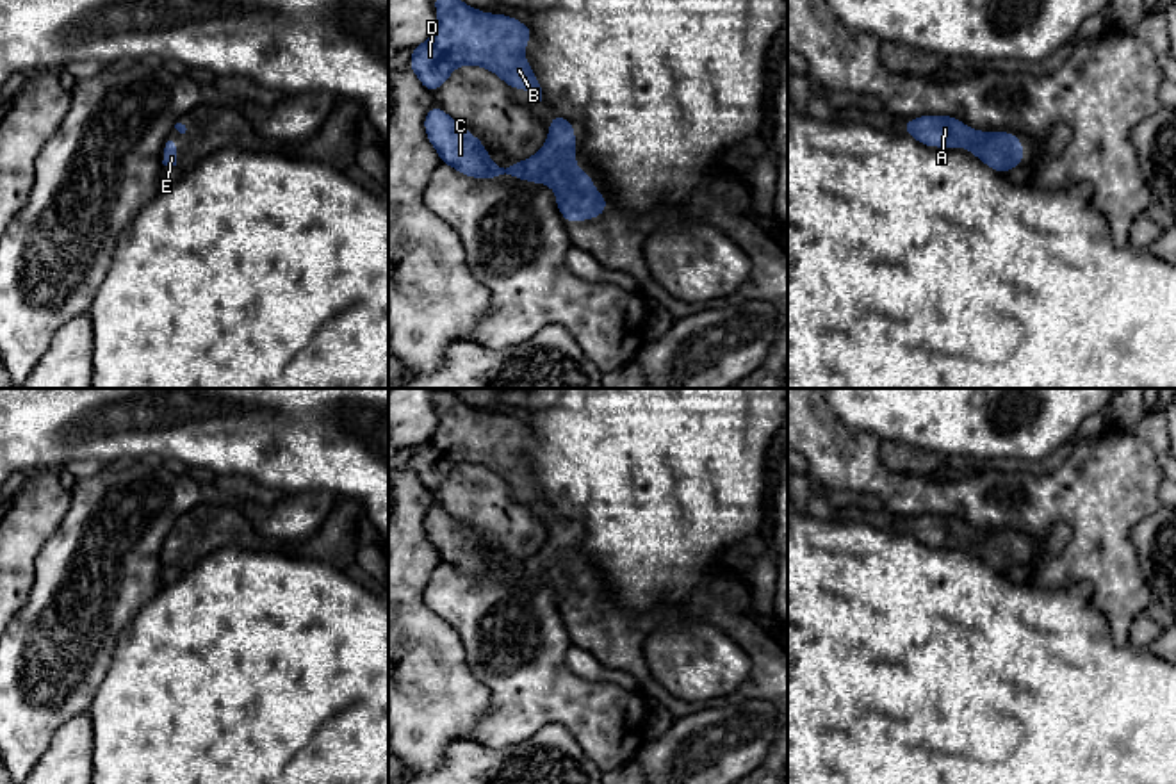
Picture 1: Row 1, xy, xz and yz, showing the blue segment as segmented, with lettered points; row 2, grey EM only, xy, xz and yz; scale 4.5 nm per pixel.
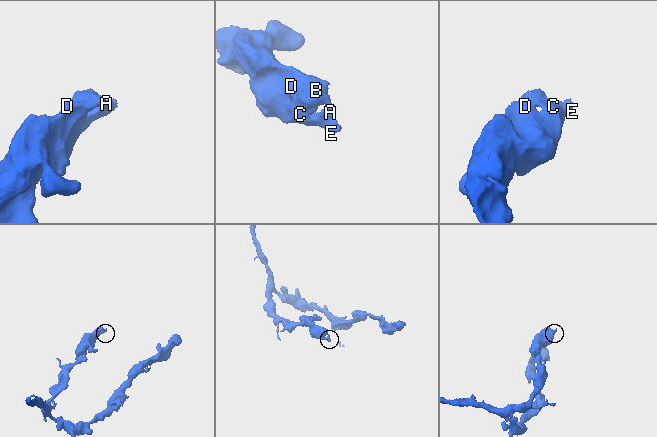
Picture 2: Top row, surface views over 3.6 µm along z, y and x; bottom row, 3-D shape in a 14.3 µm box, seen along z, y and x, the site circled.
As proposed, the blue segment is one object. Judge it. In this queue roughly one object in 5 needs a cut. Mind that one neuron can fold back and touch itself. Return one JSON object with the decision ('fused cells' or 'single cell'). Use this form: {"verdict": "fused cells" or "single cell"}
{"verdict": "single cell"}

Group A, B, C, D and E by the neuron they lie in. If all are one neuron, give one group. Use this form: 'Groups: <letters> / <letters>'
Groups: A B C D E

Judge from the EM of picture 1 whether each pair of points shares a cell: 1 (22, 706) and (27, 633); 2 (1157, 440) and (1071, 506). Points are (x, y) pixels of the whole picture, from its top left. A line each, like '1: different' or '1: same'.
1: same
2: different

